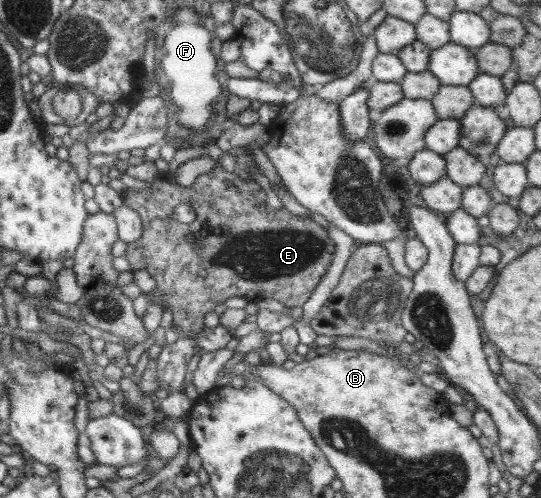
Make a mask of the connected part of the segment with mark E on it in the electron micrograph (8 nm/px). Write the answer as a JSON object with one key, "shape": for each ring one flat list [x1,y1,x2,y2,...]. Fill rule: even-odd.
{"shape":[[221,168,197,176,191,188,179,186,176,182,156,180,151,184,151,190,137,192,125,188,121,197,125,206,139,214,143,228,141,239,127,244,127,252,123,257,129,261,133,270,147,270,151,274,157,283,156,290,163,300,163,307,173,309,171,322,183,330,199,331,204,327,205,314,231,297,251,296,254,302,271,298,299,311,328,271,336,251,335,243,326,229,317,222,295,216,286,209,275,210,266,203,265,192,257,182,242,180,236,172],[181,203,189,204,197,218,192,224,177,221,167,224,165,219,172,218,173,209],[223,225,229,227,227,235,221,230],[187,235,193,235,195,241,187,242]]}

